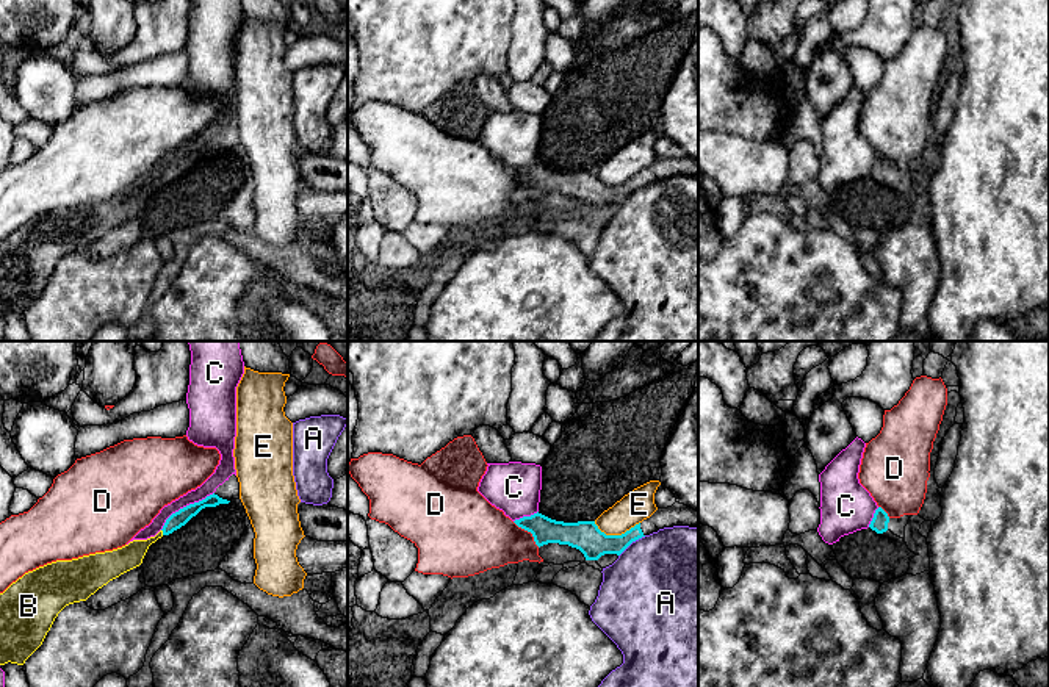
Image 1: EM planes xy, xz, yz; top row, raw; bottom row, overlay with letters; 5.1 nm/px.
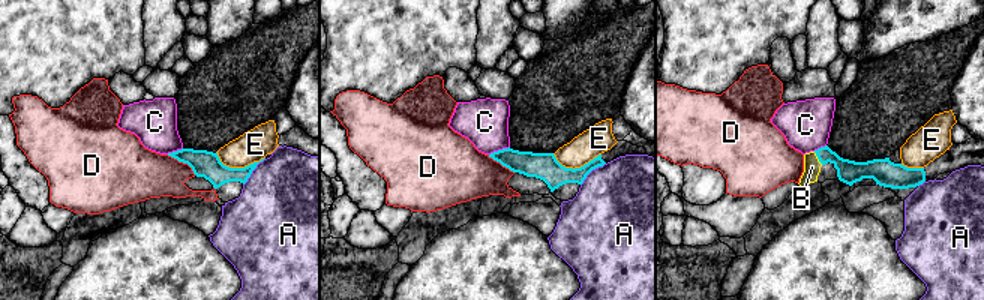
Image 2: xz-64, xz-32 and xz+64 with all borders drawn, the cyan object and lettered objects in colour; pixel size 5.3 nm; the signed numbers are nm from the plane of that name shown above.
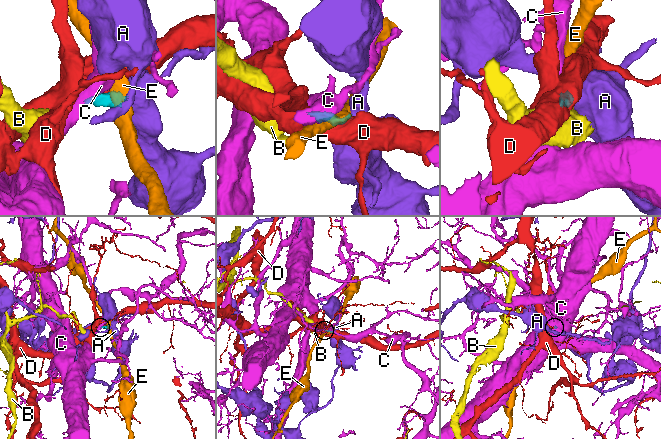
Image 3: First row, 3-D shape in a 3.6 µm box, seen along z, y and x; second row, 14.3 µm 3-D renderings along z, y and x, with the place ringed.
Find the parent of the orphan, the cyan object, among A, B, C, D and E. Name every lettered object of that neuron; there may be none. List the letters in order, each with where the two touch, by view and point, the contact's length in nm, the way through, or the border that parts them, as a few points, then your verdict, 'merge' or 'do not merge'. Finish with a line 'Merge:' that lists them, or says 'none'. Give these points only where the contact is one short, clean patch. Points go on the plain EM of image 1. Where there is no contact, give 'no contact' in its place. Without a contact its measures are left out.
A: contact xz (631, 191); length 180 nm; border xz (645, 185), (634, 190), (619, 205); do not merge
B: contact xy (163, 182); length 30 nm; way xy (183, 165), (163, 182), (130, 205); merge
C: contact xy (187, 155); length 340 nm; border xy (213, 141), (176, 160), (160, 179); do not merge
D: contact xz (528, 180); length 190 nm; border xz (512, 171), (526, 179), (539, 196); do not merge
E: contact xz (616, 185); length 240 nm; border xz (639, 171), (620, 183), (605, 183), (594, 172); do not merge
Merge: B

